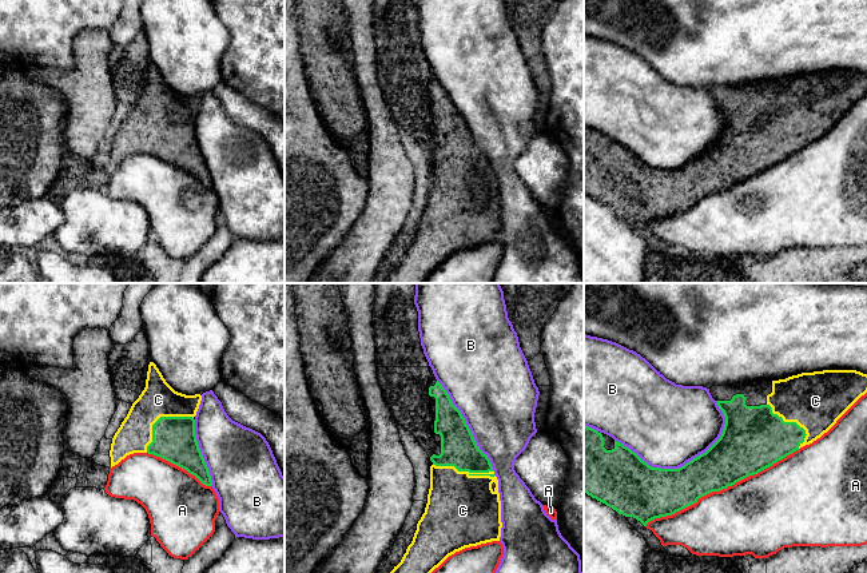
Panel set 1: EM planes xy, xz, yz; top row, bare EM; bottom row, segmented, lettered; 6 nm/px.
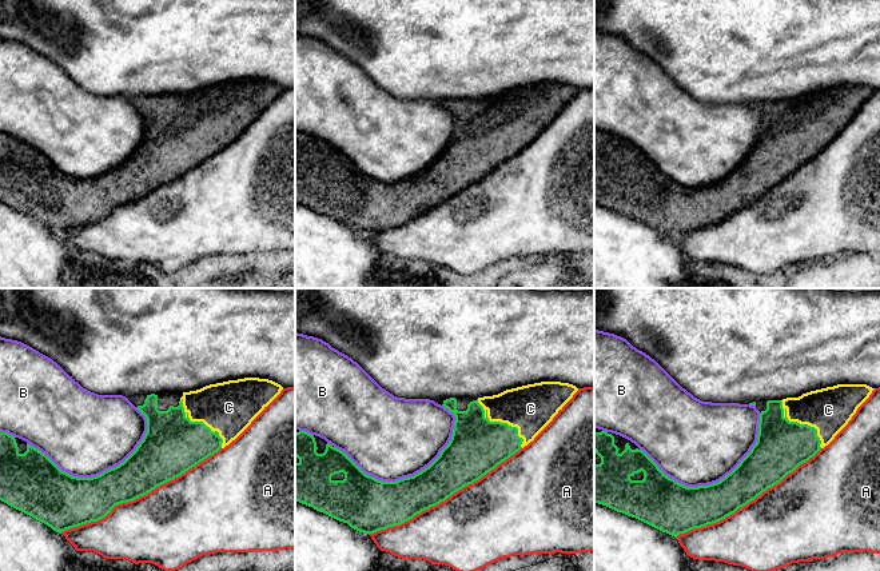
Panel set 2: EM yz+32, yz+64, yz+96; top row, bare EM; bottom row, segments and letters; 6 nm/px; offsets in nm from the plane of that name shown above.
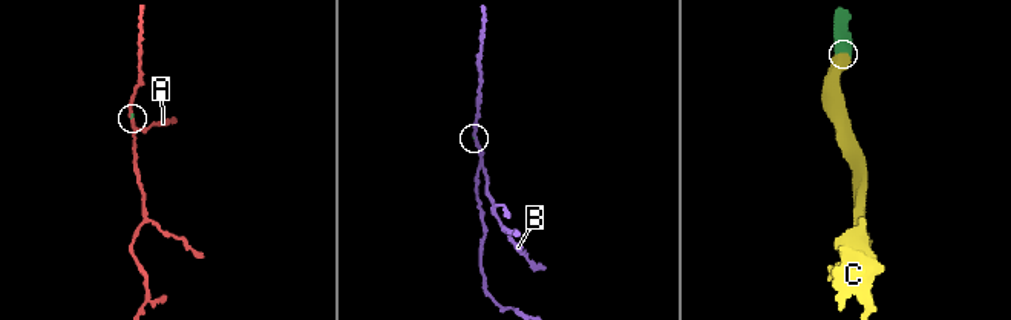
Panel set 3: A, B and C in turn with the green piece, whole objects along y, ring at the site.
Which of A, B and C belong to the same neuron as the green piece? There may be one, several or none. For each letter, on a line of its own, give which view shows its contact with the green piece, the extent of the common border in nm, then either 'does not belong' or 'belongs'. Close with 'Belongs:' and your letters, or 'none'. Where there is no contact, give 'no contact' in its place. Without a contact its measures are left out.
A: meets green in yz; contact 1050 nm long; does not belong
B: meets green in yz; contact 700 nm long; does not belong
C: meets green in xz; contact 380 nm long; belongs
Belongs: C

